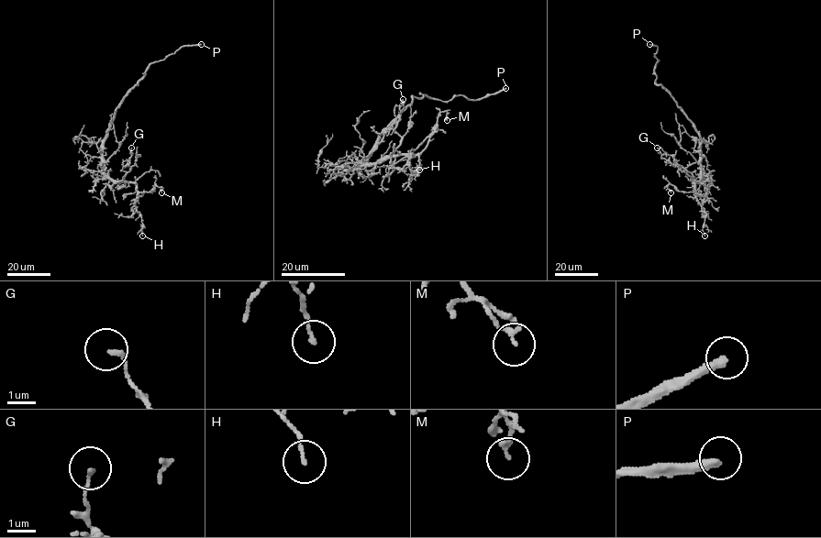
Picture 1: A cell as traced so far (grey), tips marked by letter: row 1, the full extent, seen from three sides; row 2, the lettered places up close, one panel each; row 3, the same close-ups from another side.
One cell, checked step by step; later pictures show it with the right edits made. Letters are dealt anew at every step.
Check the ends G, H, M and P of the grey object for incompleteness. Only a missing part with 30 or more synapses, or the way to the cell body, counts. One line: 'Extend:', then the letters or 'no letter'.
Extend: P

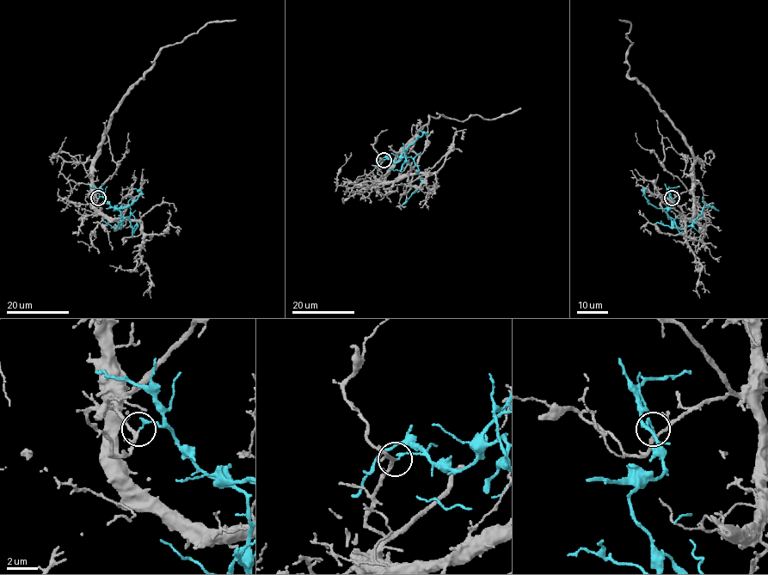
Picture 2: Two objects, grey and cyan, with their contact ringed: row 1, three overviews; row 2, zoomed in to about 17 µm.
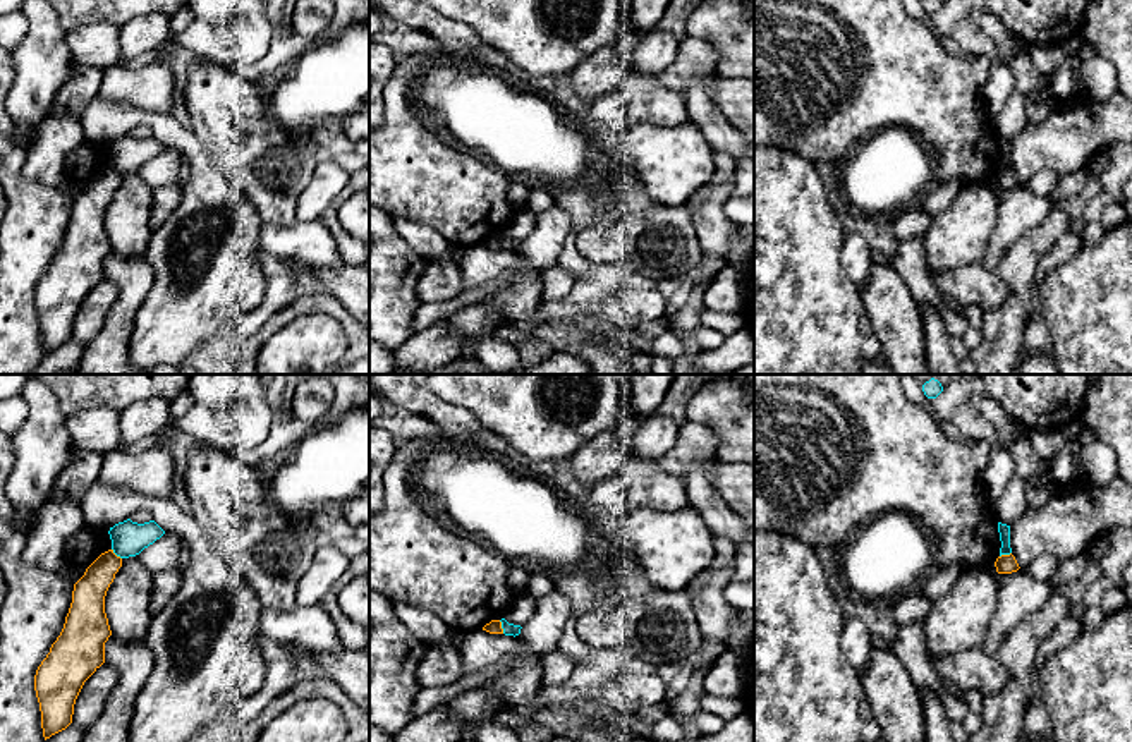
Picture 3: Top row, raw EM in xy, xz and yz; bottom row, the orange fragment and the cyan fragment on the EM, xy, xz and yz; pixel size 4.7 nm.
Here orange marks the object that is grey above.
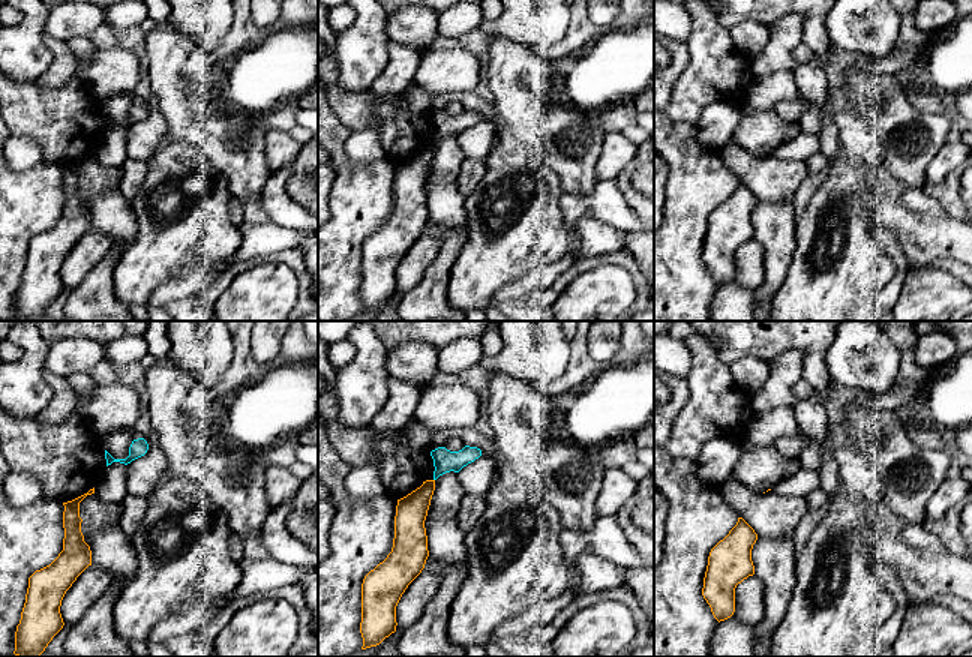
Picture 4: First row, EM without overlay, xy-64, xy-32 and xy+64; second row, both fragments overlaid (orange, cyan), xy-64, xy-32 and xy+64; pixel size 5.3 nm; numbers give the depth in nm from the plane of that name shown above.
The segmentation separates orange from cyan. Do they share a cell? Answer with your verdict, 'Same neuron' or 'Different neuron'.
Different neuron

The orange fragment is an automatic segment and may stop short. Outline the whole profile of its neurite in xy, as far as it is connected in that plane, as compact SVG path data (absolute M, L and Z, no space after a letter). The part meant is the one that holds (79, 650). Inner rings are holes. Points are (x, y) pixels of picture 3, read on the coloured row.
M108 550L86 569L84 575L74 584L64 629L36 670L34 690L45 740L72 723L74 704L84 682L105 663L105 642L112 636L105 613L105 596L120 567L122 558Z

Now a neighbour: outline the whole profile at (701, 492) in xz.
M696 460L682 474L687 500L703 514L715 538L739 550L747 544L746 534L752 526L735 514L716 490L711 460Z

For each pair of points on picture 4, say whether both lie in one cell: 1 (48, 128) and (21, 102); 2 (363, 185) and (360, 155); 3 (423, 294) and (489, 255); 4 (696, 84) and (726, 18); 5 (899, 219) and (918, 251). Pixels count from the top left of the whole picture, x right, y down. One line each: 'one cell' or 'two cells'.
1: one cell
2: two cells
3: two cells
4: two cells
5: one cell

